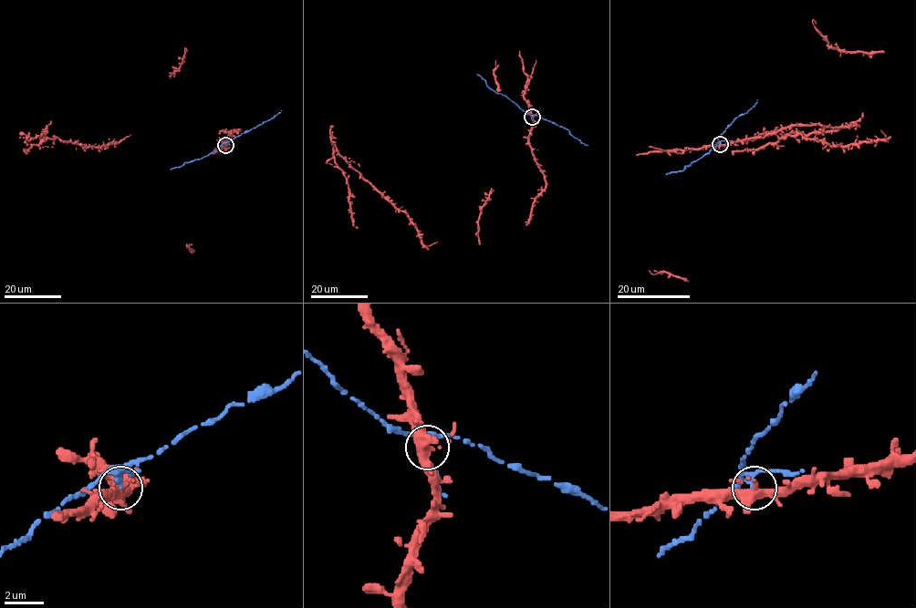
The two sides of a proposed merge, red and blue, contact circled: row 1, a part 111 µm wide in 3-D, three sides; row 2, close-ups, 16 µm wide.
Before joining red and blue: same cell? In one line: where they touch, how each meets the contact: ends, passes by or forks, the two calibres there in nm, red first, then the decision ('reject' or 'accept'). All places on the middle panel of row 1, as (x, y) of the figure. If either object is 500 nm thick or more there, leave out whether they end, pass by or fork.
(532, 117) | red forks | blue passes by | 360/200 nm | reject

